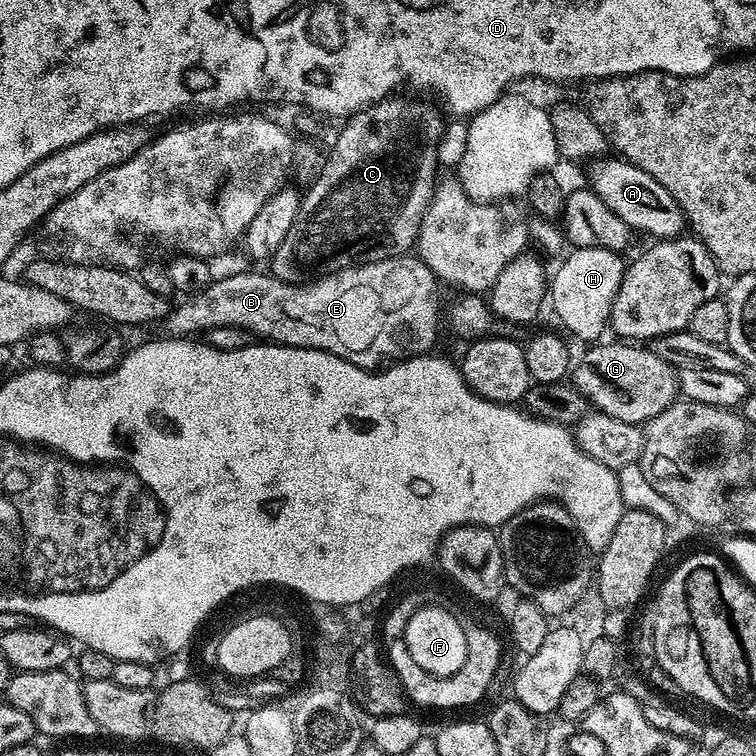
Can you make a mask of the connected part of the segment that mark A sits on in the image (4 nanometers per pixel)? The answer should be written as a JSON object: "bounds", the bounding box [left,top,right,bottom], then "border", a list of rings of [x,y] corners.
{"bounds":[587,158,686,238],"border":[[[600,158],[591,165],[592,173],[589,174],[587,183],[590,185],[594,194],[622,218],[622,222],[628,224],[629,229],[645,232],[651,238],[675,238],[685,231],[686,217],[684,212],[678,206],[678,202],[646,170],[638,166],[629,164],[623,158],[608,160],[609,158]]]}

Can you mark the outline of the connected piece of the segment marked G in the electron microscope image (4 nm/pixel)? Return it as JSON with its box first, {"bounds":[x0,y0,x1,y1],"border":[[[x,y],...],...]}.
{"bounds":[570,342,678,426],"border":[[[596,342],[585,347],[584,357],[581,360],[579,357],[575,361],[570,372],[570,383],[589,400],[595,411],[610,414],[610,418],[618,418],[619,422],[643,426],[658,414],[662,414],[662,410],[669,408],[678,399],[677,369],[668,364],[651,347],[641,346],[636,342],[604,343]]]}

